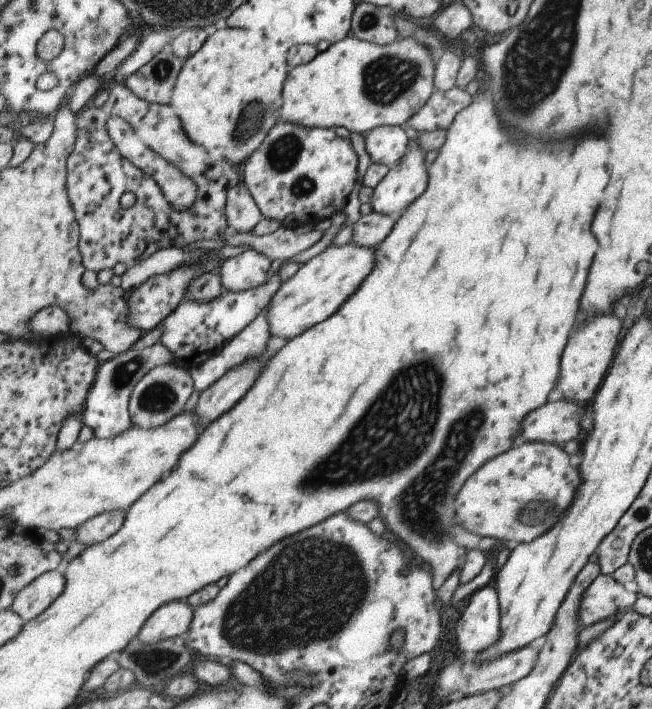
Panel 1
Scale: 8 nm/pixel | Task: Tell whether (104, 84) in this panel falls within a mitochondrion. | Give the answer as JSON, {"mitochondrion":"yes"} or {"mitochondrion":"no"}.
{"mitochondrion":"no"}

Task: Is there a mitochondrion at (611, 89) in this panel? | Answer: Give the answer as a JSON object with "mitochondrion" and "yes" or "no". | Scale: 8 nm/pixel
{"mitochondrion":"no"}

